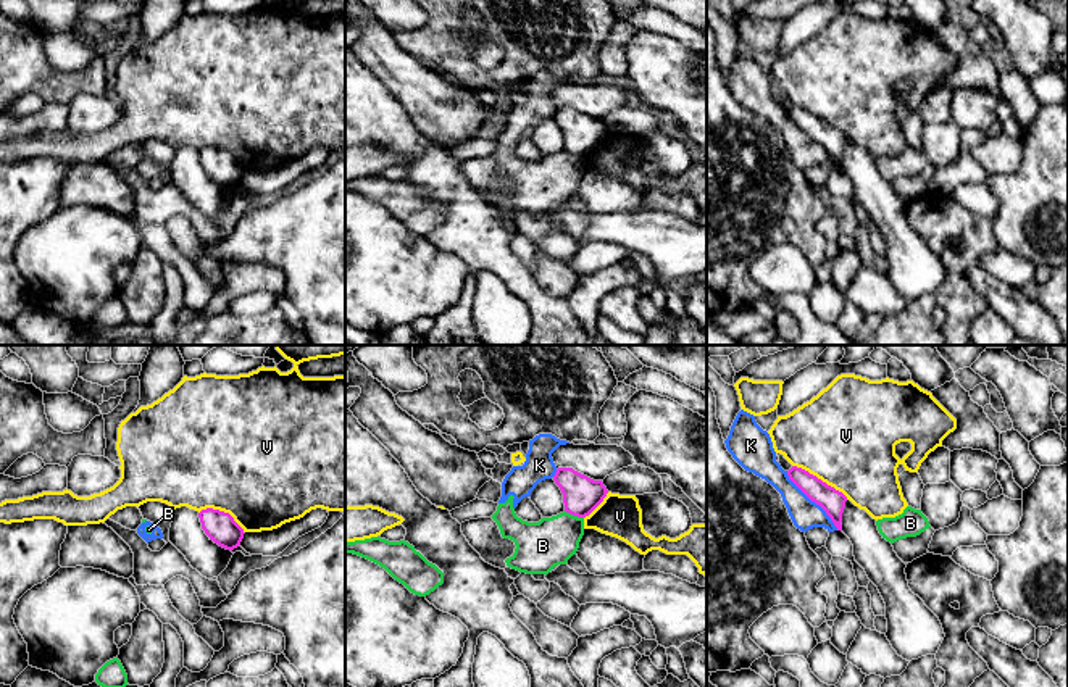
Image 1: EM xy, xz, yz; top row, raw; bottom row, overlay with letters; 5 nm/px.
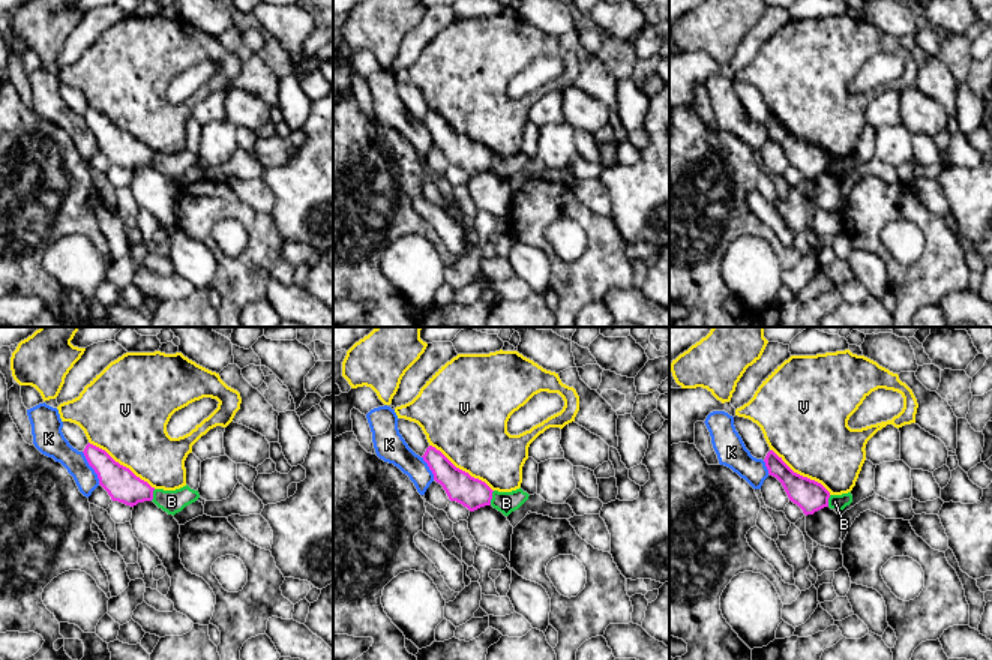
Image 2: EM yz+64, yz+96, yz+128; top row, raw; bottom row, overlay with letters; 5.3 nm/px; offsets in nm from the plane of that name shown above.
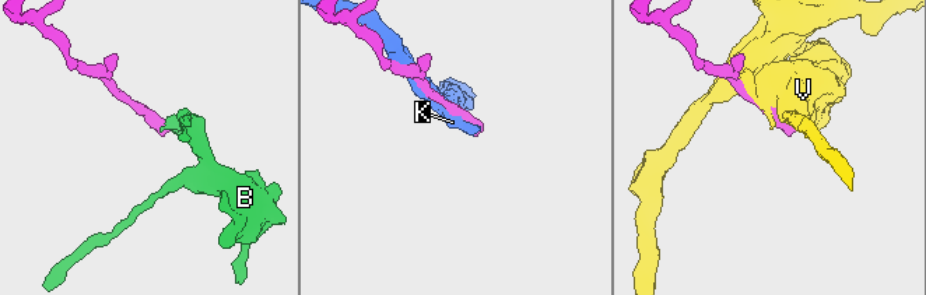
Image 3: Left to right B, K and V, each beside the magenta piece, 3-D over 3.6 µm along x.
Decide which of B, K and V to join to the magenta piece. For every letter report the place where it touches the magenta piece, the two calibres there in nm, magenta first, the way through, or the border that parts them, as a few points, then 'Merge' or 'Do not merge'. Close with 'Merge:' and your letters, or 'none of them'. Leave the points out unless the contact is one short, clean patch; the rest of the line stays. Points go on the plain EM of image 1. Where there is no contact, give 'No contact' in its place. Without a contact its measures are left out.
B: Touches magenta at xz (575, 154). Thickness 190 nm (magenta) against 240 nm. Boundary: xz (565, 149), (583, 157). Do not merge
K: Touches magenta at yz (813, 139). Thickness 120 nm (magenta) against 150 nm. Do not merge
V: Touches magenta at yz (820, 118). Thickness 120 nm (magenta) against 500 nm. Do not merge
Merge: none of them

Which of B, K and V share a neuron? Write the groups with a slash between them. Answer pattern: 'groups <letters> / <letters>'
groups B K / V

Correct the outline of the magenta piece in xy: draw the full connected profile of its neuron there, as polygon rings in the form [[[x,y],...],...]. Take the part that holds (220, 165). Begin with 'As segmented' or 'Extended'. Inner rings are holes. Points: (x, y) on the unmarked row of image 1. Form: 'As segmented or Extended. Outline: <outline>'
As segmented. Outline: [[[207,147],[198,152],[205,173],[226,189],[234,189],[244,177],[244,168],[234,160],[229,152]]]

